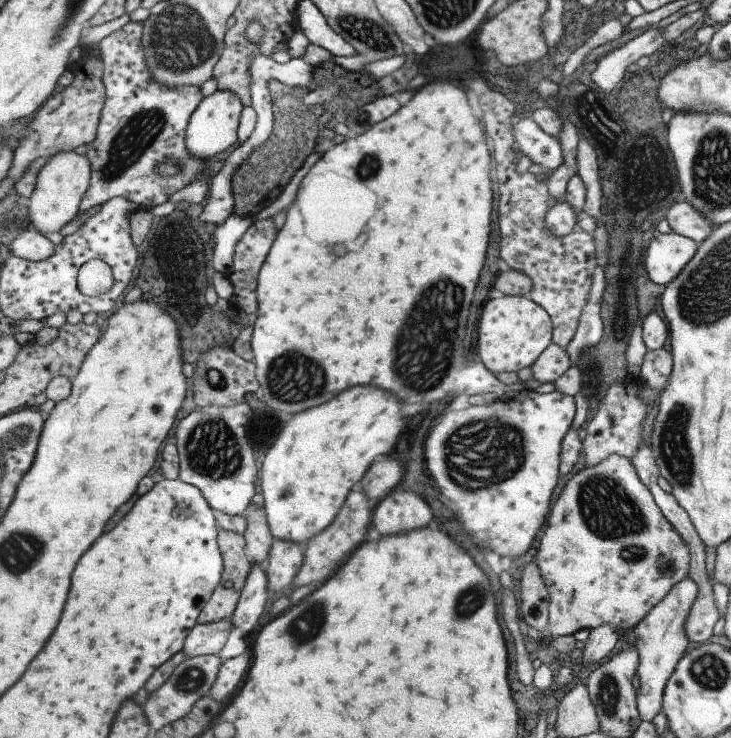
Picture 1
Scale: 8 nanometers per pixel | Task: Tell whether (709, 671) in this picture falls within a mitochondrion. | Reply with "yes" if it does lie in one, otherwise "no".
yes

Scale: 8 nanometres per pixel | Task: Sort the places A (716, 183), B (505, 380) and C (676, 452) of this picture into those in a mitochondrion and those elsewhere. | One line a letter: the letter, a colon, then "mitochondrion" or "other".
A: mitochondrion
B: other
C: mitochondrion

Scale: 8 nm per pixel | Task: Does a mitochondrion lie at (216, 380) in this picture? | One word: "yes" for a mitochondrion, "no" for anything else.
yes

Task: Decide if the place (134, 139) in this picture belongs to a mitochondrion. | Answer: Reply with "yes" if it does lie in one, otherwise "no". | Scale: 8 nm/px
yes

